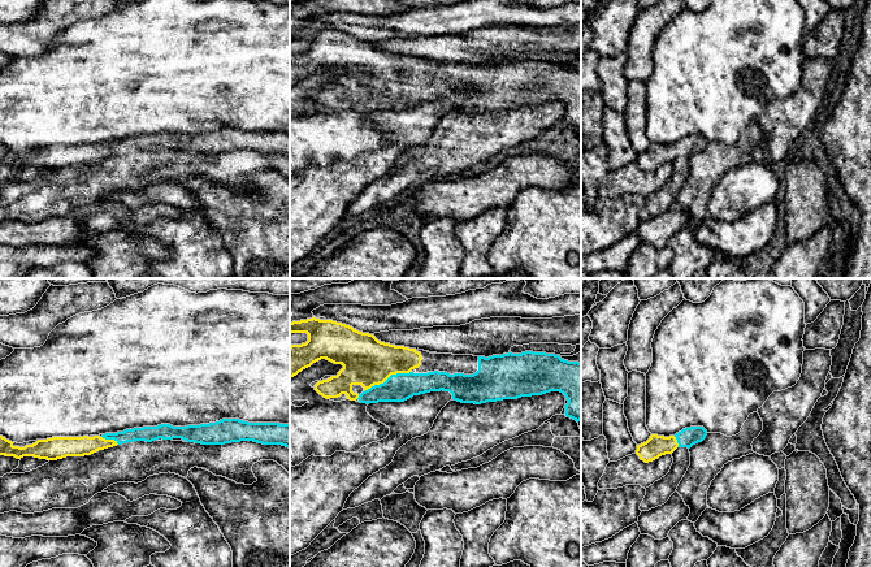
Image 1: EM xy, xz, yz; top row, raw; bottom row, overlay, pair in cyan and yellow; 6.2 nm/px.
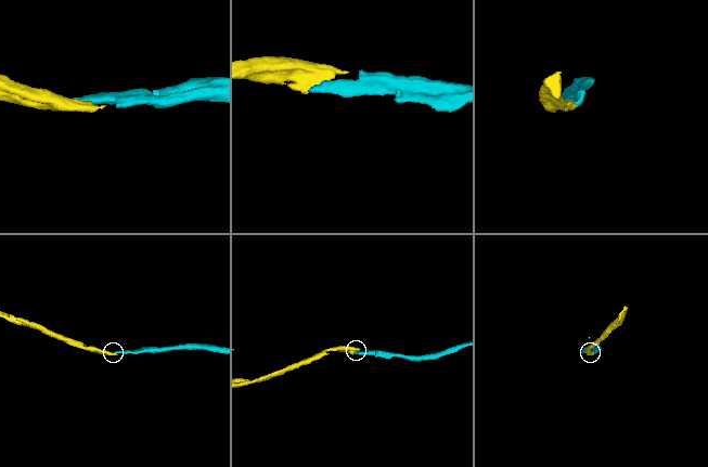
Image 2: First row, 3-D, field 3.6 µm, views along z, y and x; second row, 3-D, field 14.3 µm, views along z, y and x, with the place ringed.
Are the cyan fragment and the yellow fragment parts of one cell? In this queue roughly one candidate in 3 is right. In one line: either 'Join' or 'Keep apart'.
Join

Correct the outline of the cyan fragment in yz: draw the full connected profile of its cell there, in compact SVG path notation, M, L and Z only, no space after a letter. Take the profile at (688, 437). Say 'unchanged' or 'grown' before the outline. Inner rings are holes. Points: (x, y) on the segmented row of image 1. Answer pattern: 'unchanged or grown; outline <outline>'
grown; outline M703 427L685 428L670 437L651 434L646 442L637 445L636 454L641 460L649 463L662 455L672 454L677 447L690 449L693 445L702 442L706 436L707 430Z

